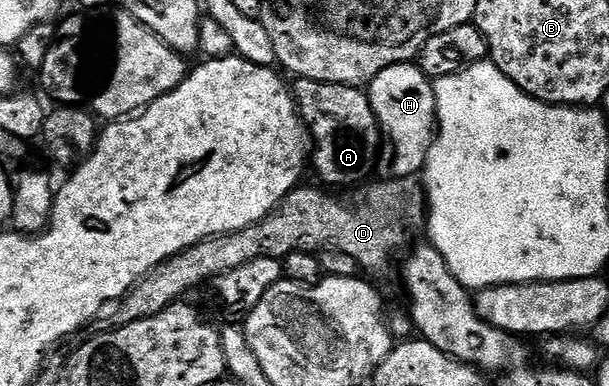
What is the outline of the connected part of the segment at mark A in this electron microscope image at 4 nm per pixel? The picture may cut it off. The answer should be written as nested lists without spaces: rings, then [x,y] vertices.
[[[295,78],[293,82],[292,94],[298,104],[298,114],[308,128],[309,138],[318,142],[318,156],[315,159],[313,156],[312,167],[318,170],[321,182],[330,189],[354,187],[364,182],[377,169],[382,143],[384,147],[384,136],[369,94],[361,87],[324,81]]]

